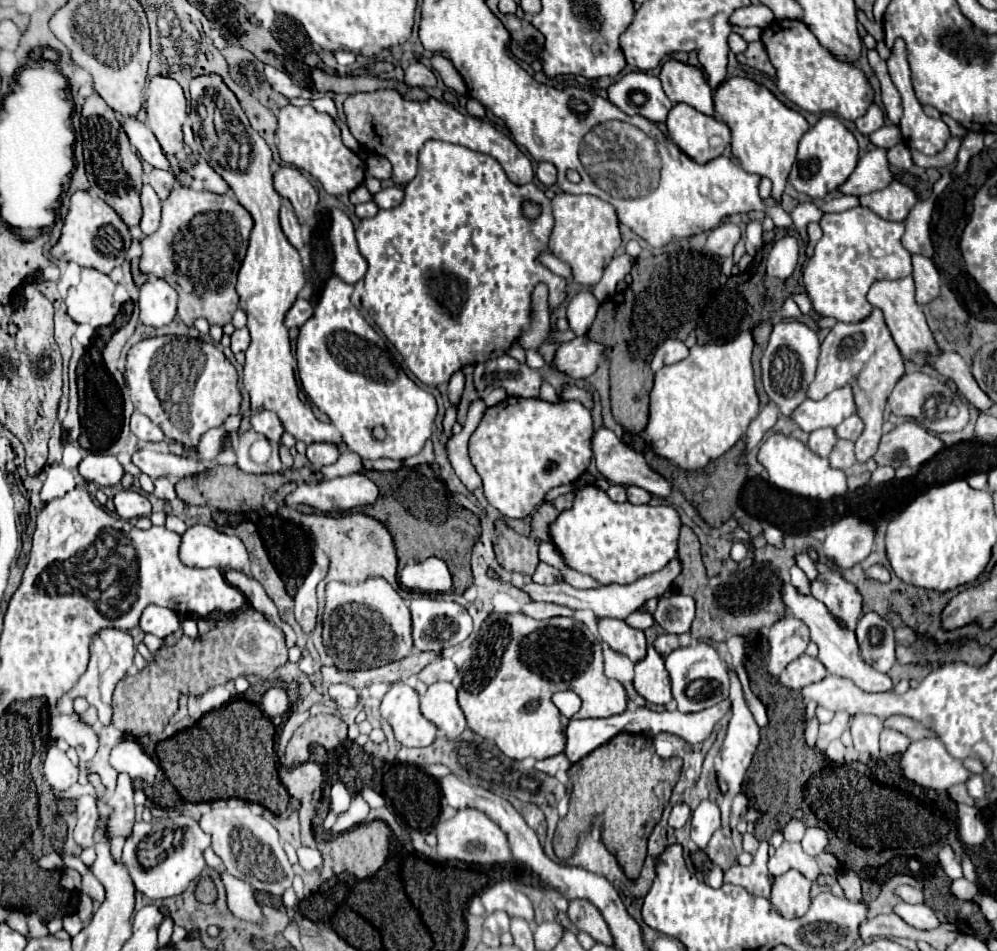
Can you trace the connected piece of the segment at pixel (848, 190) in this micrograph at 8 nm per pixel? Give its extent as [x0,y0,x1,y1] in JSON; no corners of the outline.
[839,148,893,196]

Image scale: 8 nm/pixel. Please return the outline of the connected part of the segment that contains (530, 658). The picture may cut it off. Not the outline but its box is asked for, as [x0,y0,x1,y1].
[459,614,627,760]

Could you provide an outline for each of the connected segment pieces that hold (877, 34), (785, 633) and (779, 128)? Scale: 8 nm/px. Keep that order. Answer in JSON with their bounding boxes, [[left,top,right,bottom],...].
[[857,10,884,41],[769,614,809,676],[715,78,809,198]]

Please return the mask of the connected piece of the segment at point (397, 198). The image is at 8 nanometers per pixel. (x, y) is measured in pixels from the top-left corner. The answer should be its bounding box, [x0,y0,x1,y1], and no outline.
[373,188,403,208]

